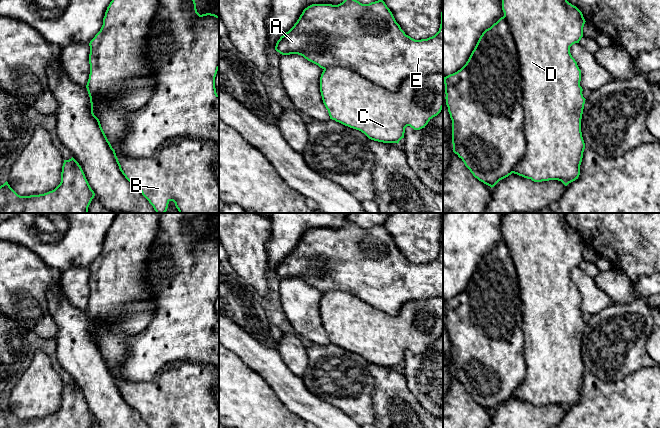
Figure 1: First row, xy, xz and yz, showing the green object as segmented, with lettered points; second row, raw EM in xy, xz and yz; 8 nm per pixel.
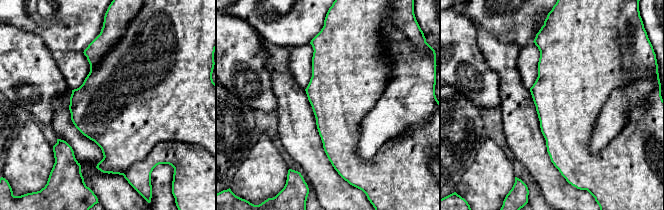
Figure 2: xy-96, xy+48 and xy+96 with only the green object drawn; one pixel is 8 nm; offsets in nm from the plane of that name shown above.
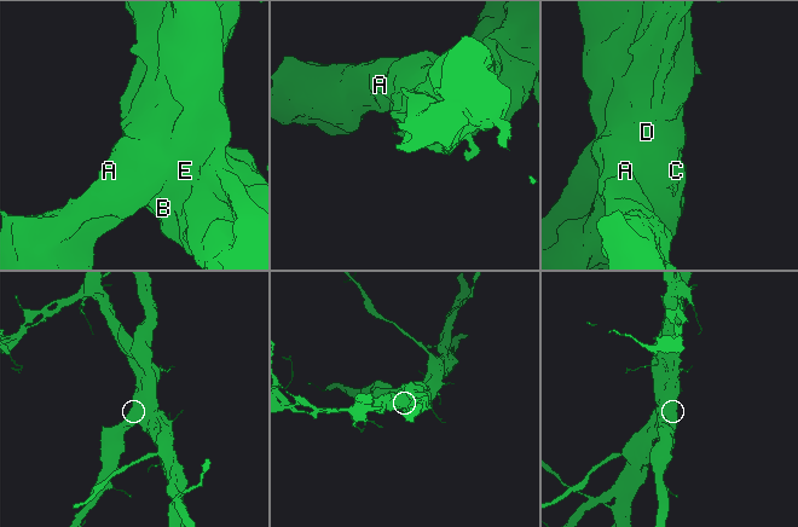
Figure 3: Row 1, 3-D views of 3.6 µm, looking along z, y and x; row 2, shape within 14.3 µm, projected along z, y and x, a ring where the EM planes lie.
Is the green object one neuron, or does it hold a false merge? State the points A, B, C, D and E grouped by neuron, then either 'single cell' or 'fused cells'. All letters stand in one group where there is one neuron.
A E / B C D; fused cells

